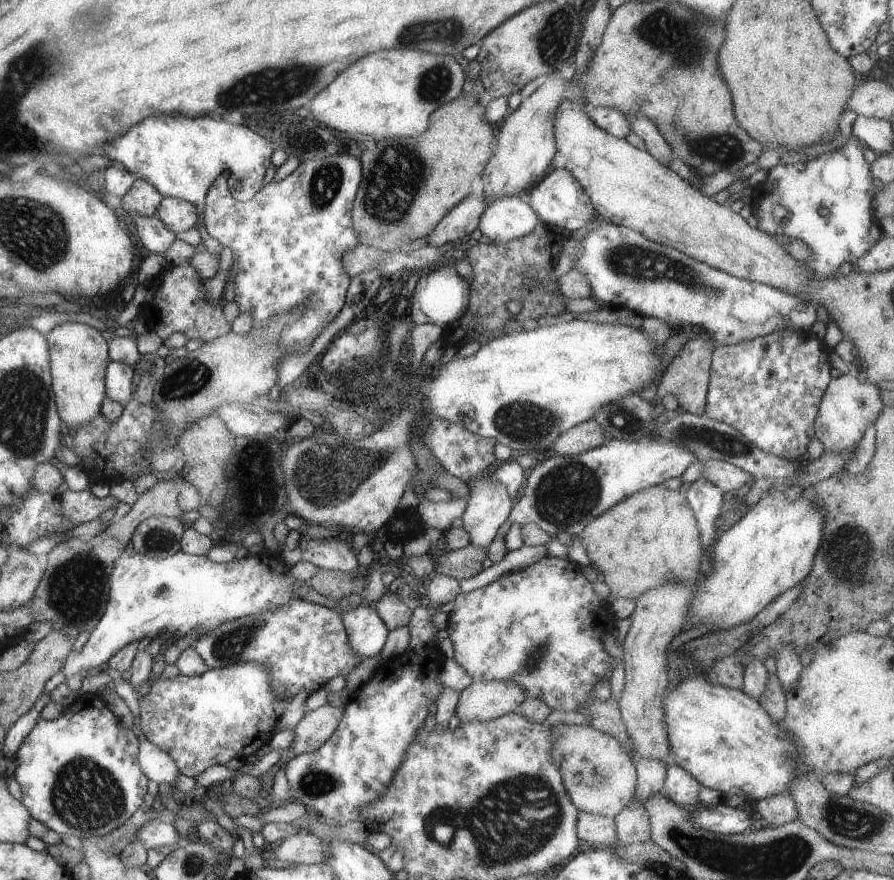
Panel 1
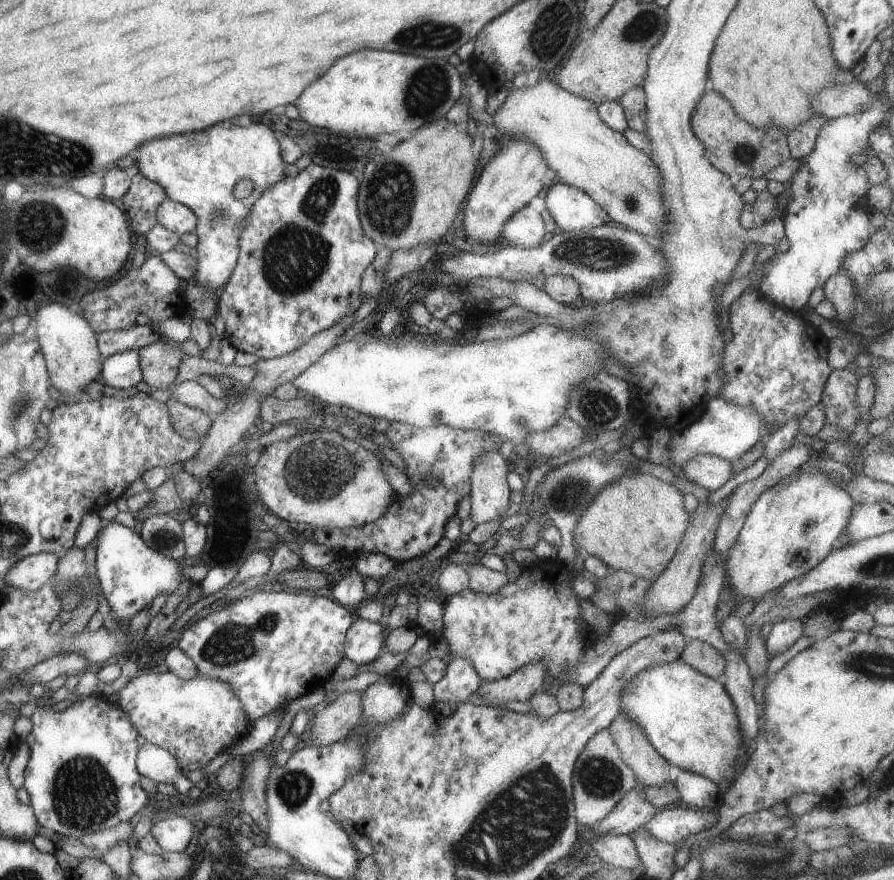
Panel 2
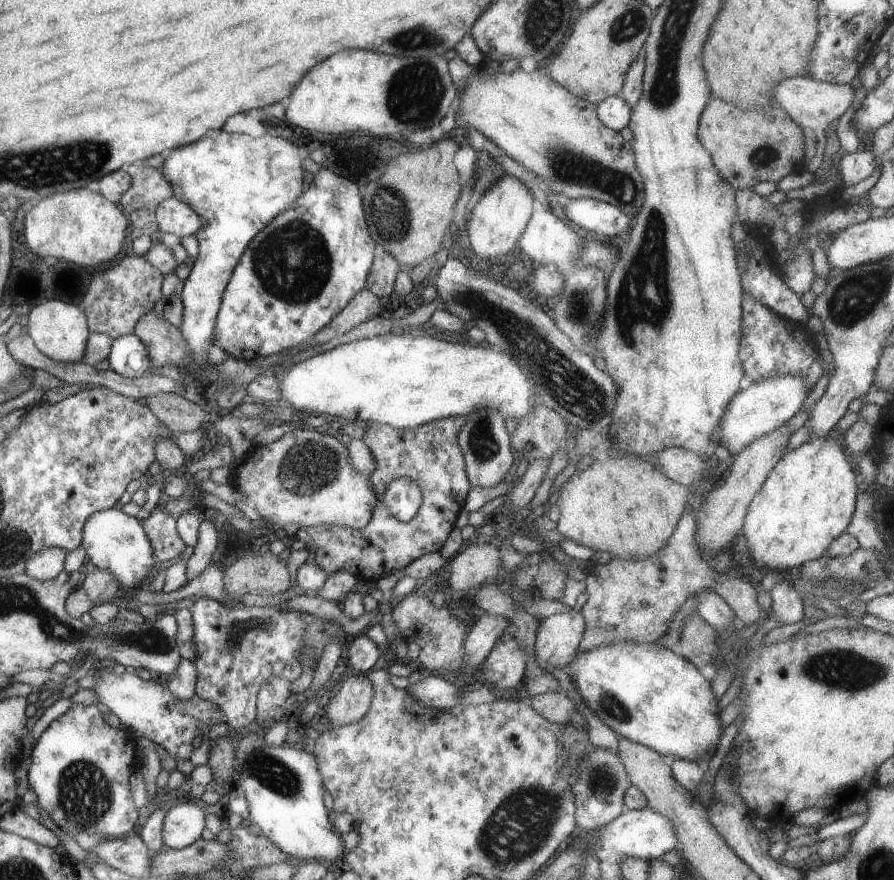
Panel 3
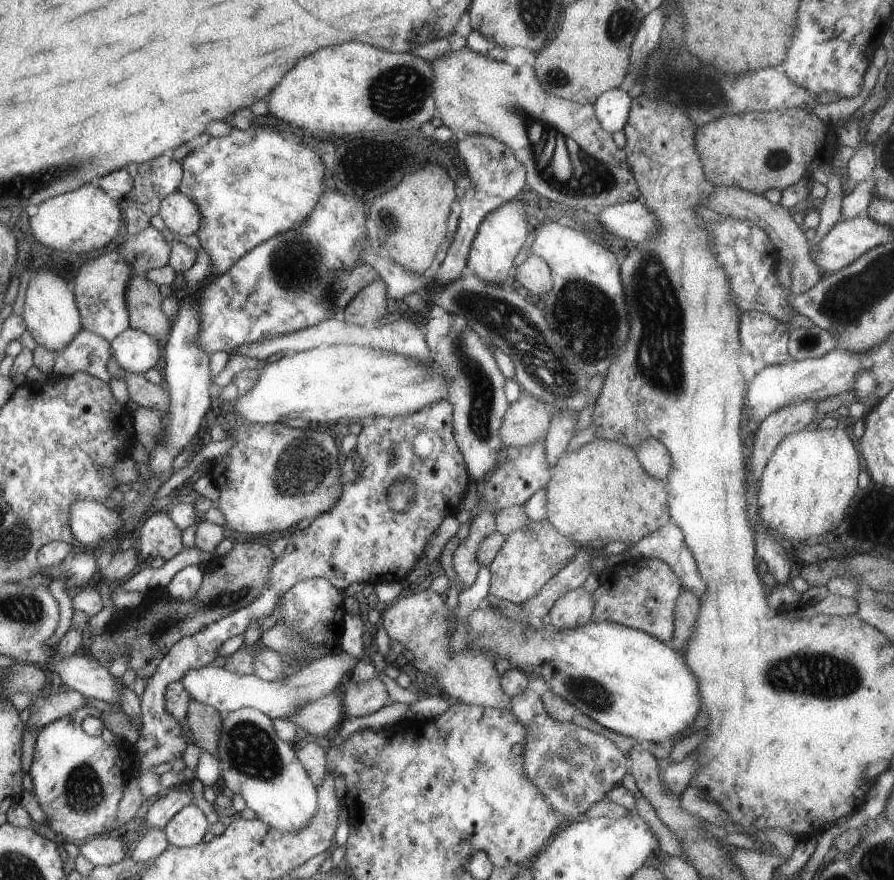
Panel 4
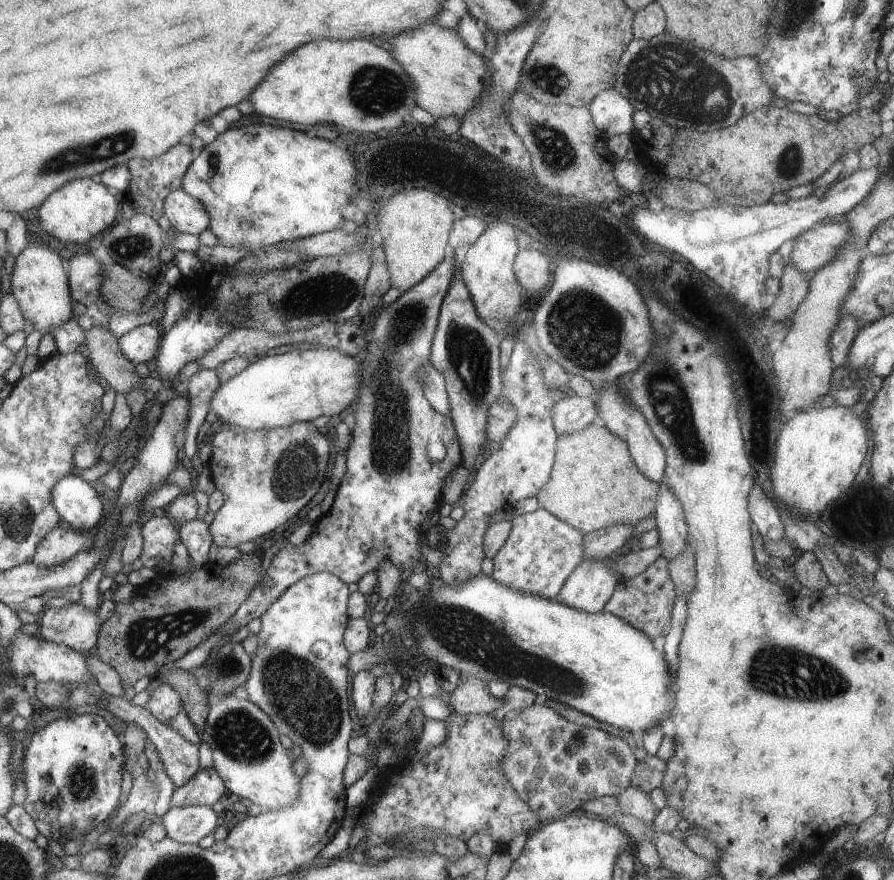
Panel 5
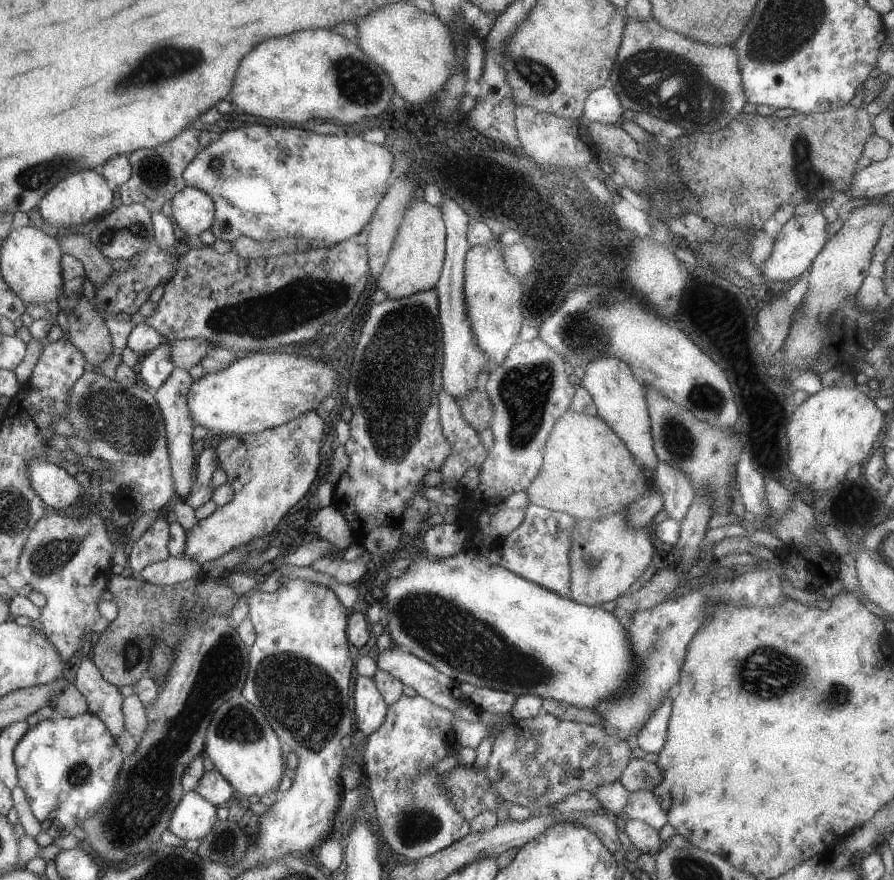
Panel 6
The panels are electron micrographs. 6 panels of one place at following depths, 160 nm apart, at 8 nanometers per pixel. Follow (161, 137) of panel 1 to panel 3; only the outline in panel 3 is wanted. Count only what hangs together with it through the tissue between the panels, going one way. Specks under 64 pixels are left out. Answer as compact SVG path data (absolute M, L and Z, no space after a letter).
M214 132L209 137L204 137L194 144L188 144L184 148L176 148L169 154L165 154L166 162L162 164L163 176L174 188L174 197L177 200L189 204L202 218L203 225L195 235L198 239L200 254L191 261L190 276L184 281L181 300L184 305L183 323L180 324L180 332L188 344L188 356L192 364L206 364L208 362L208 346L212 344L214 324L218 319L219 309L222 307L221 299L227 289L227 285L234 275L235 268L247 251L248 245L268 223L271 223L284 211L287 211L295 199L303 195L303 177L306 171L296 145L290 144L283 138L272 136L260 136L252 138L246 134L228 134L228 132Z

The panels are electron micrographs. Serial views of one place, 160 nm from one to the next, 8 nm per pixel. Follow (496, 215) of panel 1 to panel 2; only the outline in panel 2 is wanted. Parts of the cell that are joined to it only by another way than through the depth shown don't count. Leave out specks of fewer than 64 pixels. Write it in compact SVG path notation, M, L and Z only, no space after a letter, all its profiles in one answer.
M528 205L510 218L502 230L501 239L506 238L515 247L530 249L541 246L549 235L541 213Z

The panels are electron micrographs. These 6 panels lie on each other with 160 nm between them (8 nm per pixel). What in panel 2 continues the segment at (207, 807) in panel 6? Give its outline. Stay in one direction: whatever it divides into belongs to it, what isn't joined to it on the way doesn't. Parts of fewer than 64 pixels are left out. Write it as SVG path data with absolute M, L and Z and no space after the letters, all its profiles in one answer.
M168 816L153 824L151 834L163 852L184 852L194 836L194 825L190 818Z

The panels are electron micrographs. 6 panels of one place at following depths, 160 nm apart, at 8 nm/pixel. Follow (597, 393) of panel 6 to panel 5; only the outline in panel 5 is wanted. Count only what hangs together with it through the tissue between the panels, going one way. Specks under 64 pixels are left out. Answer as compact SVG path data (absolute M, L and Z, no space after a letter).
M615 384L605 385L597 409L598 422L605 426L612 434L619 436L628 445L631 457L634 459L639 471L654 482L661 483L666 468L666 455L663 446L648 426L644 415L619 392Z

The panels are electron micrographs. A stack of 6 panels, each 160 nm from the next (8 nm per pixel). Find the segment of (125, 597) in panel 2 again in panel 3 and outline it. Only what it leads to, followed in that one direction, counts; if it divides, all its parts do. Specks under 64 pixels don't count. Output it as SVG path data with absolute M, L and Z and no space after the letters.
M115 508L100 510L88 518L84 524L83 546L90 562L99 570L110 572L128 594L146 587L152 566L157 562L154 546L151 545L142 522Z

